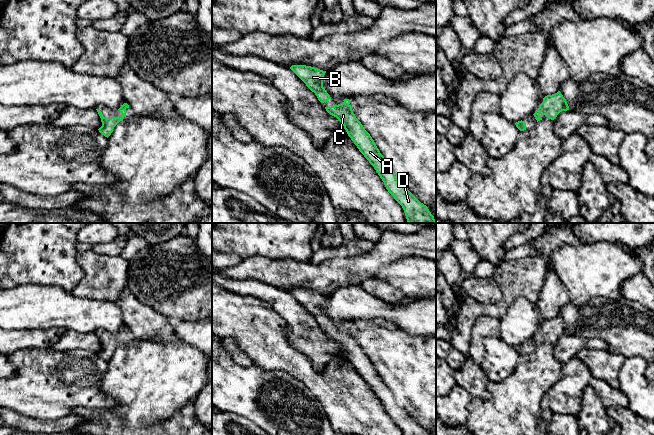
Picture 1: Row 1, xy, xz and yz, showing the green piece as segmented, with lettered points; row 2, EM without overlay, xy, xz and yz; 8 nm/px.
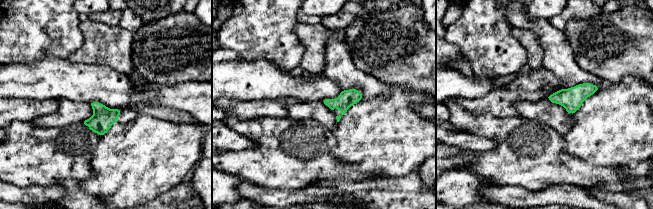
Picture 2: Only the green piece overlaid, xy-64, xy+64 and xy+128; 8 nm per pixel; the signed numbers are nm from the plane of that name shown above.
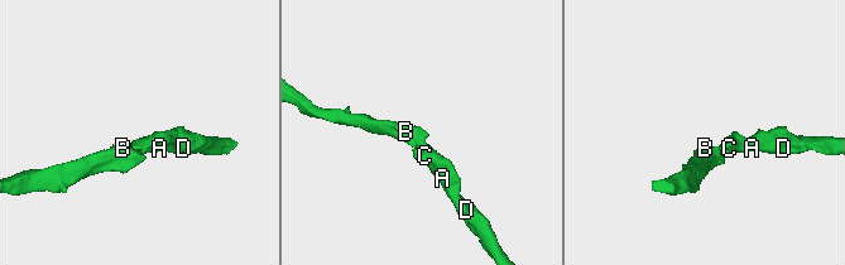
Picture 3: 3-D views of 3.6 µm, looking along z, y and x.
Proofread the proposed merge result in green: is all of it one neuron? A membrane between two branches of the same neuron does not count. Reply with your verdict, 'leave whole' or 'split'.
leave whole

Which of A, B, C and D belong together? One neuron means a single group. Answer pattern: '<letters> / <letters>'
A B C D

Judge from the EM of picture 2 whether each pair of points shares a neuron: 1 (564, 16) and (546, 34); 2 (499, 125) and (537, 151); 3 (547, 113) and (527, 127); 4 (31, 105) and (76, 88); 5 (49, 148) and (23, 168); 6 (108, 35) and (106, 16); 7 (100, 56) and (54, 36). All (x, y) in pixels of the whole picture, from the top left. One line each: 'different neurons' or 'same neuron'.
1: different neurons
2: same neuron
3: different neurons
4: different neurons
5: same neuron
6: different neurons
7: different neurons

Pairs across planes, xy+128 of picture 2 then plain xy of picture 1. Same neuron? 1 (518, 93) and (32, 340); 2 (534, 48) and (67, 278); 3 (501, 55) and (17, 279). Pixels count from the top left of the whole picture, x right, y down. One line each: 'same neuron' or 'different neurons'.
1: same neuron
2: different neurons
3: same neuron

